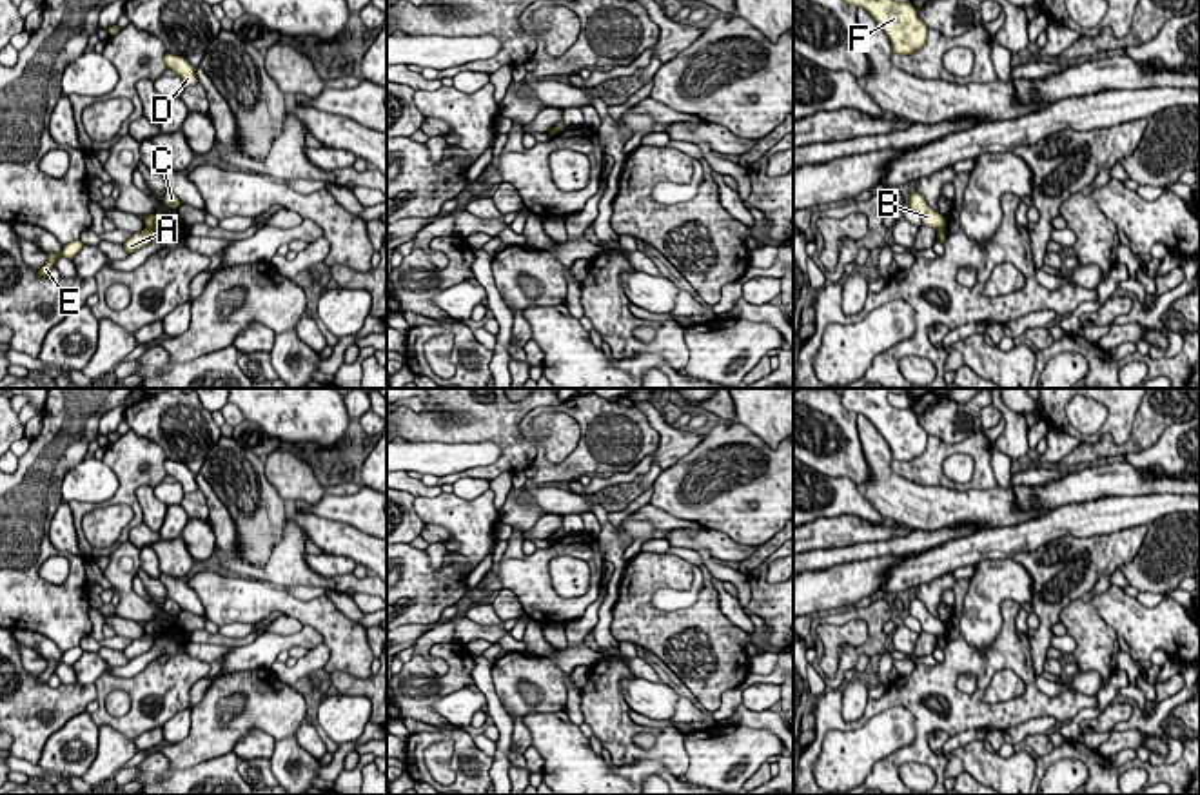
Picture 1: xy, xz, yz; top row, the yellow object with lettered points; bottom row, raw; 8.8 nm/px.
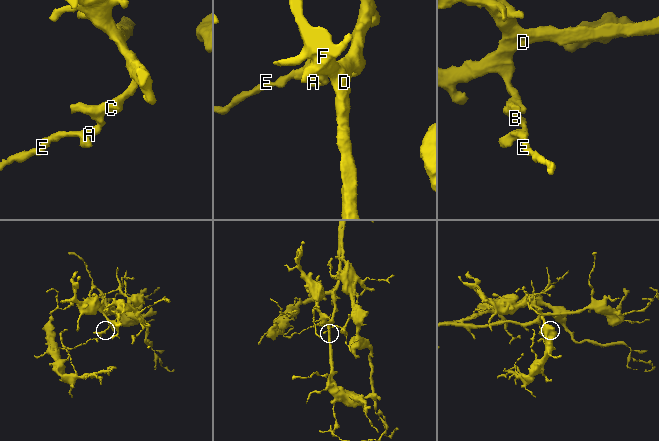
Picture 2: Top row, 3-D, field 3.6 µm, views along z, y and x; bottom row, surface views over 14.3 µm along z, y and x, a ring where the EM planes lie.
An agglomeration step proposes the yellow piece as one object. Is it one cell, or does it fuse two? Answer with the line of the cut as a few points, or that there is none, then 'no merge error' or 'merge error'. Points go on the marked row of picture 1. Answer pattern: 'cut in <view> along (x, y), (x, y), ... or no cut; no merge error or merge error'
cut in xy along (146, 227), (153, 233); merge error

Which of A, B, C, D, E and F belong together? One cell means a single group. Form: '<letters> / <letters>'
A E / B C D F

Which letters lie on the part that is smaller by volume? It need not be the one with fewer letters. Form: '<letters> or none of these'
A, E

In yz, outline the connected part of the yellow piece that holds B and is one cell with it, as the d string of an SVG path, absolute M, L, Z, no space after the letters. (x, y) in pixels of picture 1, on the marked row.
M919 191L910 194L908 207L920 216L922 225L933 227L937 232L940 229L946 229L946 218L939 214L937 211L933 211Z

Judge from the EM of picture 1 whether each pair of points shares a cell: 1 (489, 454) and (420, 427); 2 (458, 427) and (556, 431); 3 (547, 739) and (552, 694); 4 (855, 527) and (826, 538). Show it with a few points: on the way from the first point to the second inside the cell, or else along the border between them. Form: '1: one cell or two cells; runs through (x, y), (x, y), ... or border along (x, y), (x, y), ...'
1: two cells; border along (416, 443), (492, 441), (501, 454)
2: one cell; runs through (481, 427), (500, 427), (511, 438), (532, 438)
3: two cells; border along (531, 681), (520, 685), (531, 706), (521, 716)
4: one cell; runs through (848, 529), (834, 532)

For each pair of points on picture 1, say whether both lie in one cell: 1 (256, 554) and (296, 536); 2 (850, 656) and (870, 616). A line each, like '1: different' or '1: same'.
1: different
2: same

